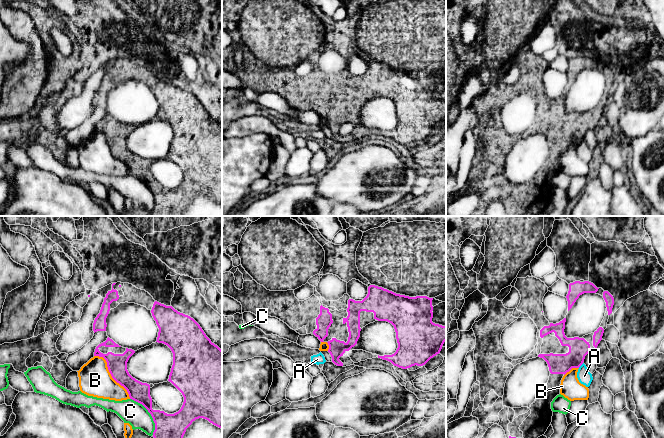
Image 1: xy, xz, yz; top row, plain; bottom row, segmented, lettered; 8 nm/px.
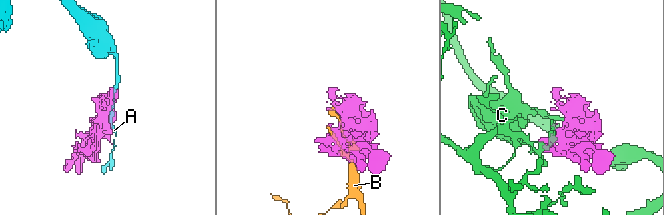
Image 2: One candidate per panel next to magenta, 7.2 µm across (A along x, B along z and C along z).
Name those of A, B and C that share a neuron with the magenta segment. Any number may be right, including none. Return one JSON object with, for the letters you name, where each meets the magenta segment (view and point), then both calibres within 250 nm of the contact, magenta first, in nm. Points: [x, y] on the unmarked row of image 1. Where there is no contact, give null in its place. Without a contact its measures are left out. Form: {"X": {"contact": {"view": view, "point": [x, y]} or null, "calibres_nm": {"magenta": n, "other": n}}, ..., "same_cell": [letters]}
{"same_cell": []}

